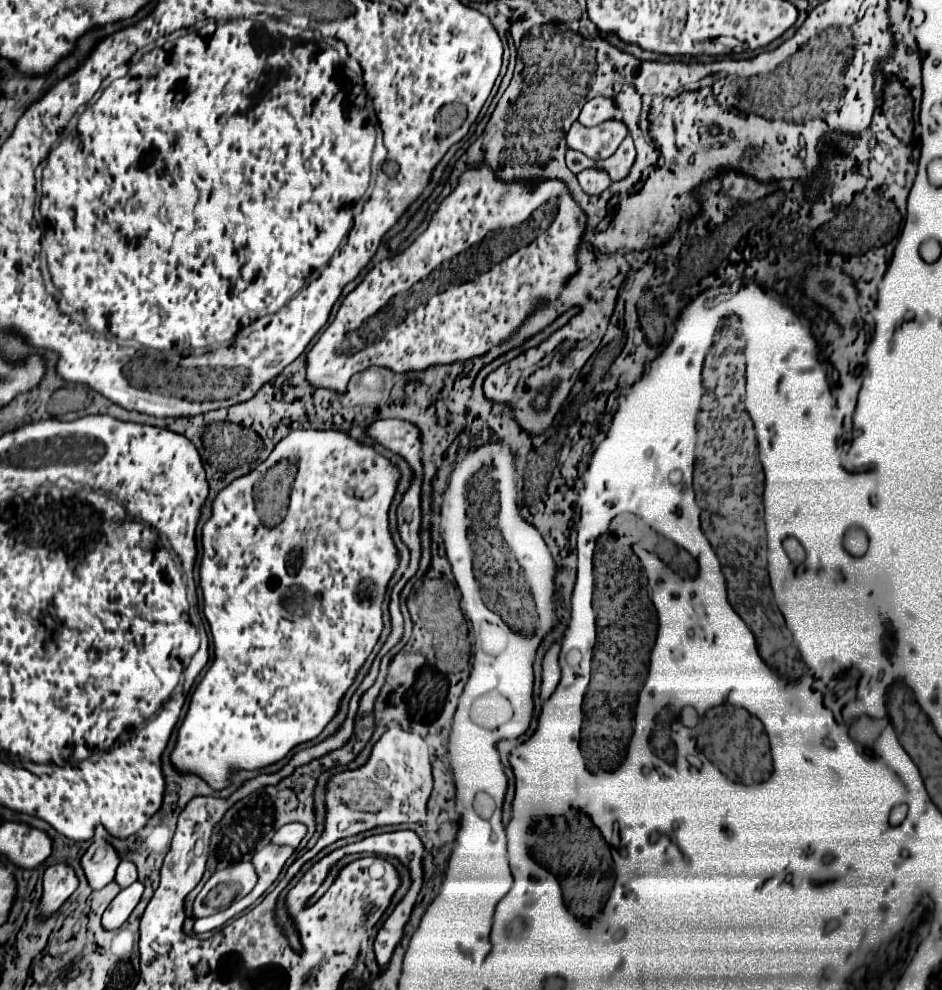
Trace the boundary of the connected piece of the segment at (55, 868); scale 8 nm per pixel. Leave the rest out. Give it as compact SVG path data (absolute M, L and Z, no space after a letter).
M53 864L43 876L43 898L39 904L41 916L53 914L79 886L77 874L69 864Z

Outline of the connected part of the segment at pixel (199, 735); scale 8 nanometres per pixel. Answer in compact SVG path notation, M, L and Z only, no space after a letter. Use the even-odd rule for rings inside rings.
M293 430L289 436L285 436L283 440L279 440L279 442L275 444L275 448L273 448L273 452L269 454L267 460L263 460L263 462L261 462L255 470L251 470L249 474L245 474L245 476L233 480L231 484L227 484L227 486L215 496L215 500L213 500L213 504L211 504L211 518L203 524L203 530L201 530L203 556L201 556L201 566L199 566L199 578L201 578L199 584L201 584L201 590L203 590L203 614L205 614L205 618L207 618L207 622L209 622L209 628L211 628L211 634L213 634L215 660L213 660L211 668L207 670L207 674L203 676L203 680L201 680L201 682L197 684L197 688L193 690L191 702L189 702L189 710L187 710L187 716L185 716L185 720L181 722L179 730L177 730L177 742L175 742L175 748L173 748L173 752L171 752L171 764L173 764L173 768L175 768L177 772L181 772L181 774L195 774L195 776L199 776L201 780L205 780L213 790L223 790L223 788L227 788L227 786L231 784L231 778L233 778L235 772L239 772L239 770L261 770L261 768L265 768L265 766L271 766L271 764L283 760L295 746L315 740L315 738L323 732L323 728L333 720L333 716L339 712L339 702L341 702L341 698L345 696L345 692L349 690L349 686L355 682L357 672L361 670L361 666L365 664L365 660L369 658L369 654L373 652L373 648L375 648L375 644L377 644L377 640L379 640L379 636L381 636L381 630L383 630L383 602L385 602L385 590L387 590L387 584L389 584L389 580L393 578L395 570L399 568L399 550L397 550L397 546L395 546L395 542L393 542L393 536L391 536L391 532L389 532L389 506L391 506L391 502L393 502L395 488L397 488L399 480L401 480L401 470L397 468L397 464L393 464L393 462L391 462L389 458L385 458L383 454L375 452L373 446L357 442L357 440L351 438L347 432L339 432L339 430ZM289 452L299 452L297 476L295 476L297 460L295 460L293 456L287 458ZM255 508L257 508L257 512L261 514L261 518L263 518L263 522L265 522L267 526L279 524L283 518L285 518L285 520L283 520L279 526L275 526L275 528L267 528L267 526L259 520Z

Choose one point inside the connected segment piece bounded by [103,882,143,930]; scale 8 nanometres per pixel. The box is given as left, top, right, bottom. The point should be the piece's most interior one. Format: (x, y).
(119, 910)

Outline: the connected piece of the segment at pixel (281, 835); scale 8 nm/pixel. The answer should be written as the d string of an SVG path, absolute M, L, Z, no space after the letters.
M293 822L293 824L285 824L273 838L275 844L289 844L289 846L299 846L299 842L305 838L307 834L307 826L301 822Z

